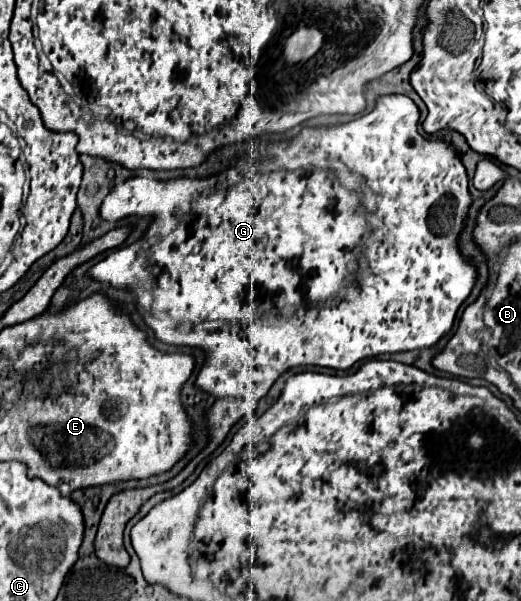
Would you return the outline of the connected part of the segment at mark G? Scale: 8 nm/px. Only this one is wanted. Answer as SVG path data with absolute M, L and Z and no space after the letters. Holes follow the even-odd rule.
M385 94L385 96L379 96L379 98L377 98L377 104L375 104L375 108L373 108L369 114L365 114L365 116L361 116L359 120L351 120L351 122L345 122L345 124L337 124L337 126L317 128L304 127L298 136L292 138L294 140L270 142L270 156L274 156L270 157L270 174L265 174L265 172L257 170L257 172L255 172L255 176L251 178L254 164L251 162L249 157L247 157L227 168L225 172L219 172L219 174L215 174L215 176L207 176L207 178L187 178L187 176L183 176L183 178L161 181L153 180L153 178L145 178L145 176L131 176L131 178L123 180L121 184L115 184L115 186L109 190L109 194L105 196L105 200L101 202L101 208L99 208L99 214L101 214L101 218L103 218L103 220L109 220L109 222L117 222L117 220L121 220L121 218L129 218L129 216L150 216L152 218L152 222L149 226L149 230L146 231L143 238L139 239L132 245L123 246L120 249L113 250L109 256L107 256L104 260L101 260L99 264L95 264L93 268L89 268L85 276L87 276L87 278L91 278L91 280L95 280L95 282L109 284L109 286L113 286L113 288L118 287L125 288L125 290L133 290L135 296L137 297L137 309L141 315L150 312L150 308L151 314L165 312L167 316L143 316L143 320L145 320L145 324L147 324L147 326L153 330L153 334L155 334L155 338L157 338L157 340L161 340L161 342L165 342L165 344L173 344L173 346L195 346L195 348L205 351L205 356L207 356L207 358L205 358L205 364L203 364L203 368L201 368L201 370L199 370L199 374L197 374L195 388L199 388L199 390L203 390L203 392L211 394L213 398L251 398L251 400L255 400L255 402L257 402L259 398L263 398L263 396L269 392L269 388L273 386L273 382L275 382L275 380L277 380L277 378L279 378L279 376L281 376L285 370L289 370L289 368L295 368L295 366L325 366L325 368L335 368L335 370L347 370L347 368L351 368L355 362L359 362L359 360L365 360L365 358L373 358L373 356L379 356L379 354L393 354L393 352L407 352L407 350L423 350L423 348L431 348L431 346L435 346L435 344L437 344L437 342L439 342L443 336L447 336L447 334L451 332L451 328L453 328L453 322L455 322L455 314L457 314L459 306L465 302L465 298L471 294L471 290L473 290L473 286L475 286L475 282L477 282L477 266L475 266L475 262L473 262L471 258L463 256L463 254L461 254L461 250L459 250L459 236L461 236L461 232L463 232L463 228L465 228L465 222L467 222L467 216L469 216L469 206L471 206L471 194L469 194L469 178L467 178L467 170L465 170L465 166L463 166L463 162L461 162L461 154L459 154L459 152L453 148L453 144L451 144L451 142L447 142L447 140L441 140L441 138L423 138L423 136L419 134L419 130L417 130L419 110L417 110L415 102L413 102L409 96L403 96L403 94ZM360 176L365 176L365 183L360 183ZM353 279L355 279L356 283L359 285L357 290L353 290L351 286L347 286L347 280ZM173 320L175 320L175 322L177 322L177 324L179 324L183 330L191 330L193 326L197 326L197 324L205 324L205 322L212 323L207 324L207 327L210 328L207 328L204 325L203 328L195 328L193 332L181 332L181 328L177 328L177 324L173 324Z

